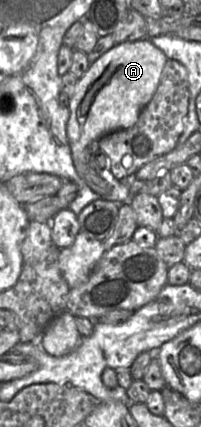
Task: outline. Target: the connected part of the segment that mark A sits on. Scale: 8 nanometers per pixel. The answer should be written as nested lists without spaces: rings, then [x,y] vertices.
[[[147,38],[116,44],[94,63],[77,81],[70,97],[67,138],[78,176],[101,198],[117,201],[113,187],[86,161],[86,148],[94,140],[133,127],[142,109],[153,97],[168,58]]]

